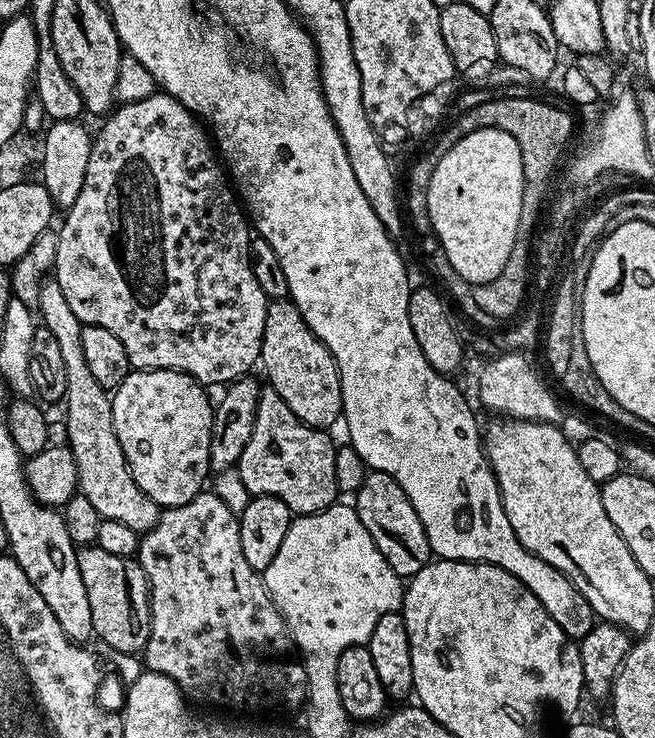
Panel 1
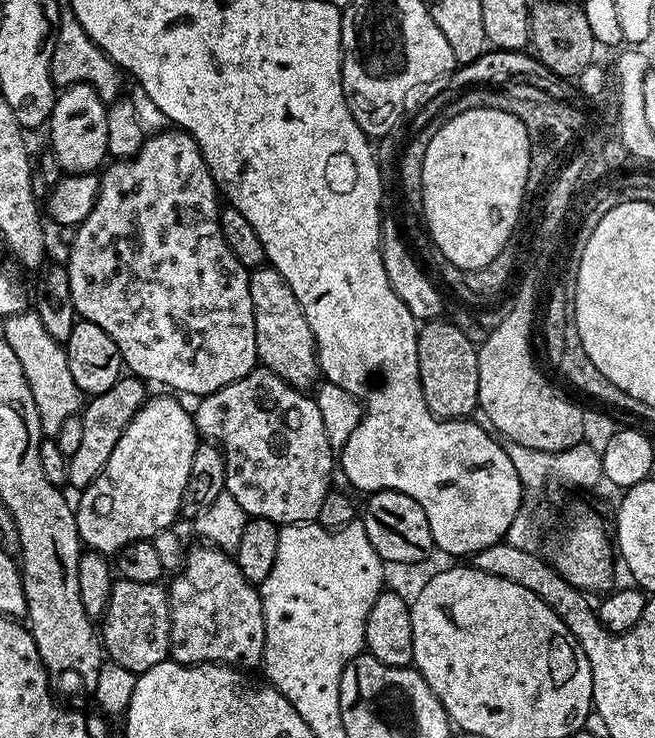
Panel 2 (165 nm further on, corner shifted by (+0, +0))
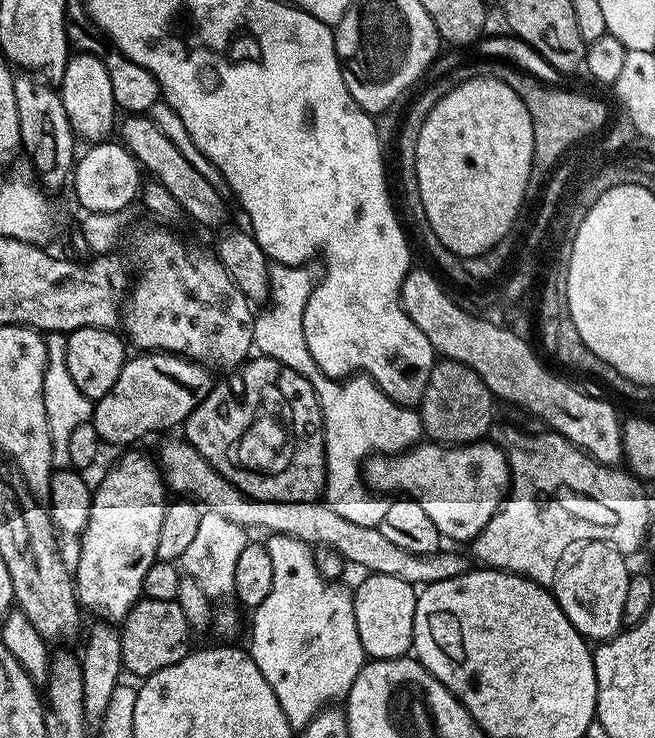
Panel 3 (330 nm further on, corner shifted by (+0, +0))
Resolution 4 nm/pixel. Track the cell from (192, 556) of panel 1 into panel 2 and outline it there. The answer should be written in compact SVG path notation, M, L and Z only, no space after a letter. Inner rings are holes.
M201 543L200 548L189 547L184 566L171 577L168 597L170 606L170 642L168 651L177 664L227 664L249 670L264 659L264 615L257 585L251 584L238 570L235 559L220 548Z

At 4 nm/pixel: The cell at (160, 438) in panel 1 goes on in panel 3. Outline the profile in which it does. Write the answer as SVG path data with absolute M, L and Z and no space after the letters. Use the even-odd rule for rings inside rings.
M124 456L95 485L90 506L90 518L84 532L78 538L80 557L74 564L76 598L81 609L90 611L104 622L122 622L144 591L146 570L156 563L158 533L162 530L162 518L166 507L166 485L160 469L144 456Z

